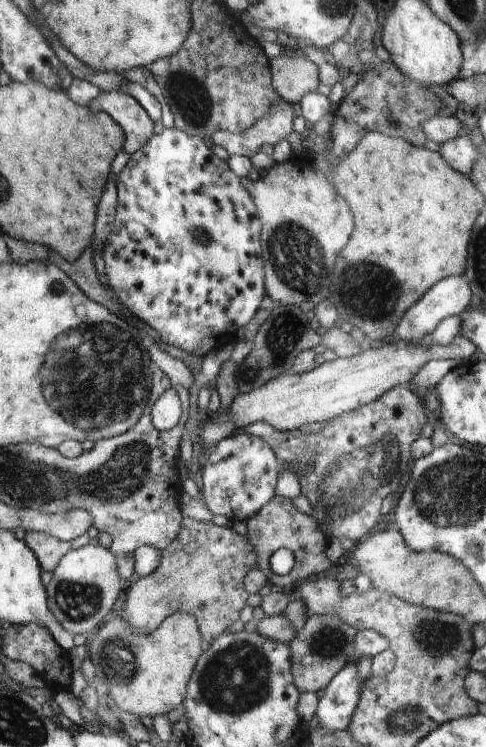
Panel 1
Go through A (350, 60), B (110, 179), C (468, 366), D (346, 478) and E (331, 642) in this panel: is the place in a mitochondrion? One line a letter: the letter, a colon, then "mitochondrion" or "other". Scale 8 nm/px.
A: other
B: other
C: other
D: mitochondrion
E: mitochondrion

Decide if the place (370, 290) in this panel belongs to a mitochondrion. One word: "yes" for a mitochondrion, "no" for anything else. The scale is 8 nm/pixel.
yes

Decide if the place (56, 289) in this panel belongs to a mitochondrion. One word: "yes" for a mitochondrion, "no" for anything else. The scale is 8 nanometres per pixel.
no

